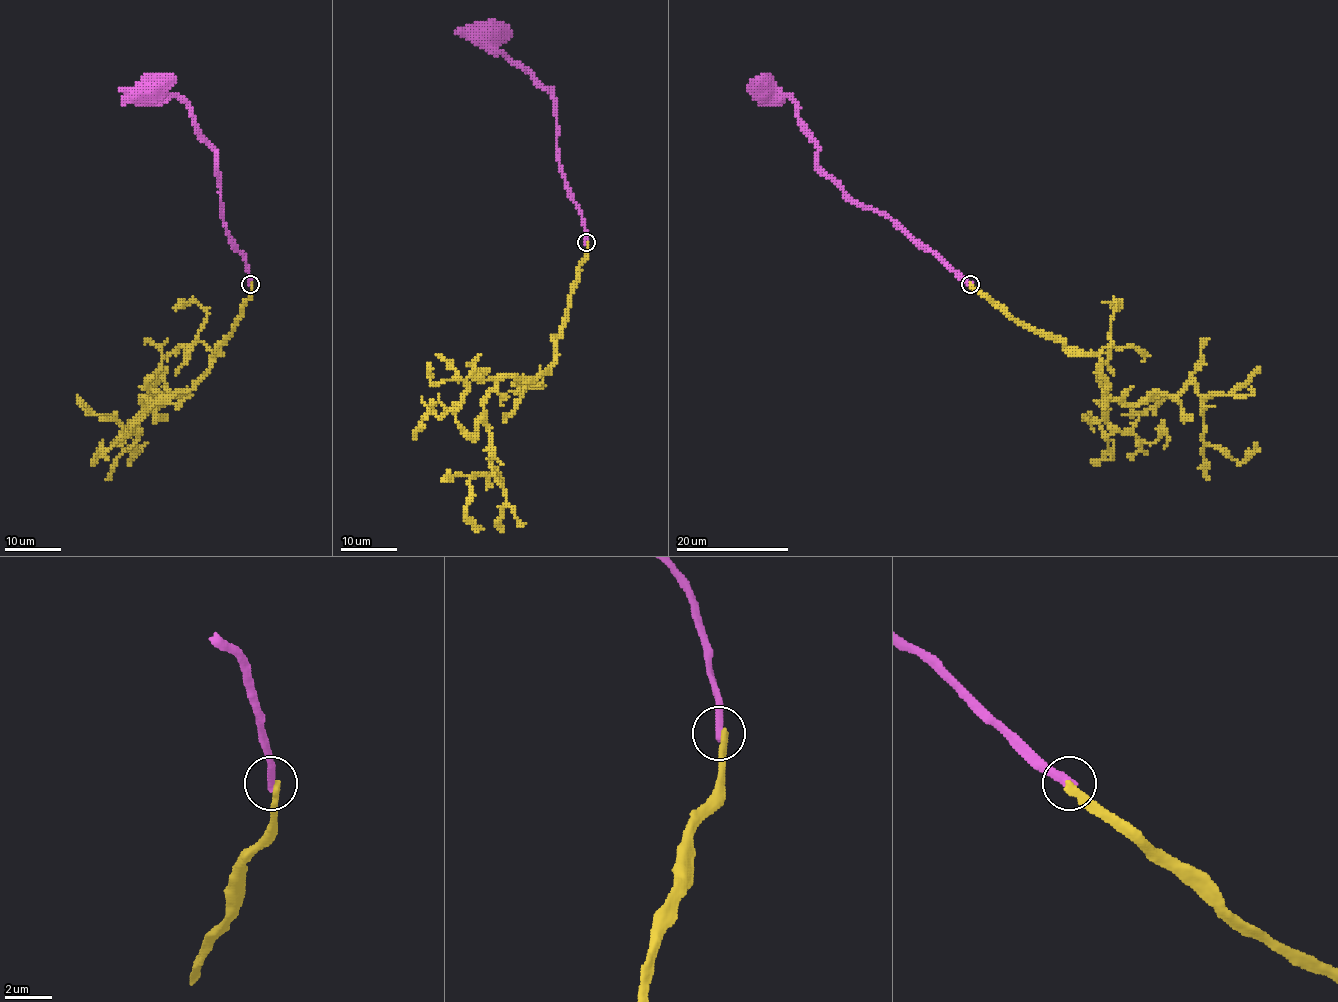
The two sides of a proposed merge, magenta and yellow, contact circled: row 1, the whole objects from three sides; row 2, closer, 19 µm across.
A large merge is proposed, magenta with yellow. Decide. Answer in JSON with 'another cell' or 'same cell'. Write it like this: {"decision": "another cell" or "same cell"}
{"decision": "another cell"}

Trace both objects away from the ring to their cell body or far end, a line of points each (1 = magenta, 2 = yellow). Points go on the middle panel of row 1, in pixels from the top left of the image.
1: (587, 242), (581, 210), (573, 199), (559, 161), (556, 98), (551, 89), (546, 89), (528, 69), (487, 41)
2: (587, 242), (554, 365), (535, 377), (502, 377), (487, 394), (490, 476), (470, 477), (464, 512), (484, 528)

